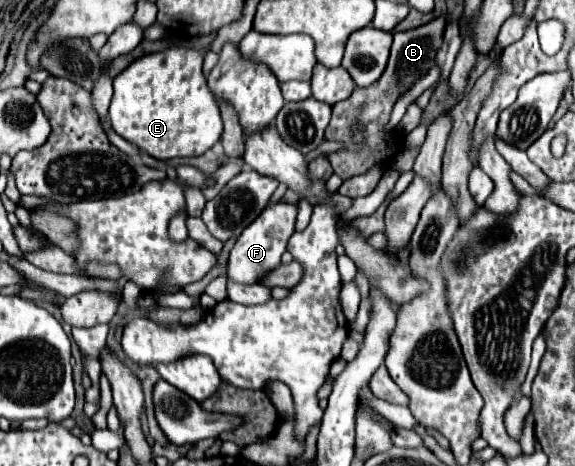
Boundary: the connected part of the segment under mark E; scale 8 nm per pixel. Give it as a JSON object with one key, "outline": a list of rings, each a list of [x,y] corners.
{"outline":[[[169,48],[163,52],[137,58],[137,62],[129,64],[113,80],[113,88],[115,92],[109,106],[109,120],[113,130],[121,138],[137,144],[141,150],[145,150],[153,158],[171,160],[171,158],[201,156],[223,134],[223,120],[219,114],[219,106],[203,76],[203,52],[187,50],[187,48]]]}

